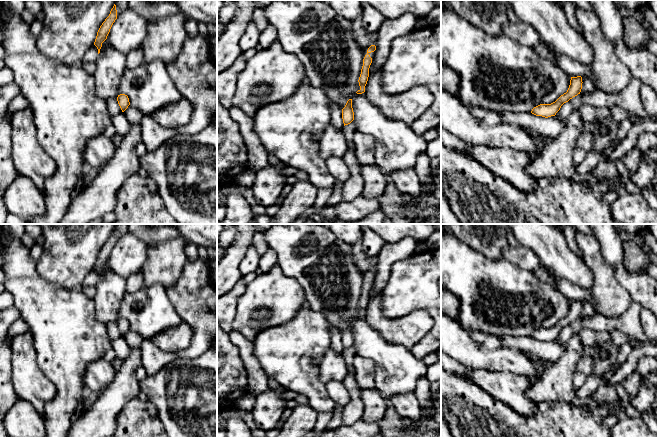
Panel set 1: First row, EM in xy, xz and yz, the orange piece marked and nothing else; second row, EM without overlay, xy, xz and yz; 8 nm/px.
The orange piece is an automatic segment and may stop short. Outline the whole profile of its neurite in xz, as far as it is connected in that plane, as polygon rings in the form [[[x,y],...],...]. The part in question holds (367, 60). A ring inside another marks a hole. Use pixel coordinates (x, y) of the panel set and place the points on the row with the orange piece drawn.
[[[371,45],[368,50],[367,50],[367,54],[365,55],[364,59],[363,59],[363,66],[361,69],[361,74],[359,77],[359,86],[360,89],[356,92],[357,94],[362,94],[365,92],[365,86],[367,84],[368,81],[368,77],[369,77],[369,68],[370,65],[372,63],[372,58],[370,57],[370,53],[374,52],[376,50],[376,46],[375,45]]]

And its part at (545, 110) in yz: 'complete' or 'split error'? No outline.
complete

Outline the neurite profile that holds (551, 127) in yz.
[[[502,112],[502,123],[514,125],[522,129],[532,129],[540,135],[556,138],[565,127],[566,121],[551,116],[548,118],[536,116],[531,112]]]

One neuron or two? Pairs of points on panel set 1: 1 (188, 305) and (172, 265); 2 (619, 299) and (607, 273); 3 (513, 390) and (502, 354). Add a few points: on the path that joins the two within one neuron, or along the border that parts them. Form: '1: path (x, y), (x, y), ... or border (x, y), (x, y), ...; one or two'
1: border (187, 258), (178, 279), (166, 289); two
2: path (613, 293), (607, 287), (607, 279); one
3: border (485, 369), (520, 374), (530, 381); two

